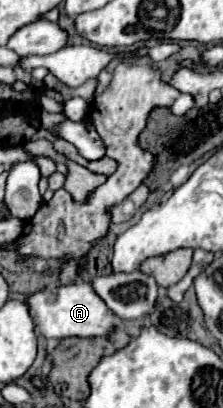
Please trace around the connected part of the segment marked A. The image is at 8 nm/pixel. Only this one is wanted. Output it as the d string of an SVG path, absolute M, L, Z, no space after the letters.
M76 281L66 287L46 287L26 299L30 315L46 339L66 339L66 337L102 337L114 331L116 315L94 295L94 287L86 281Z

